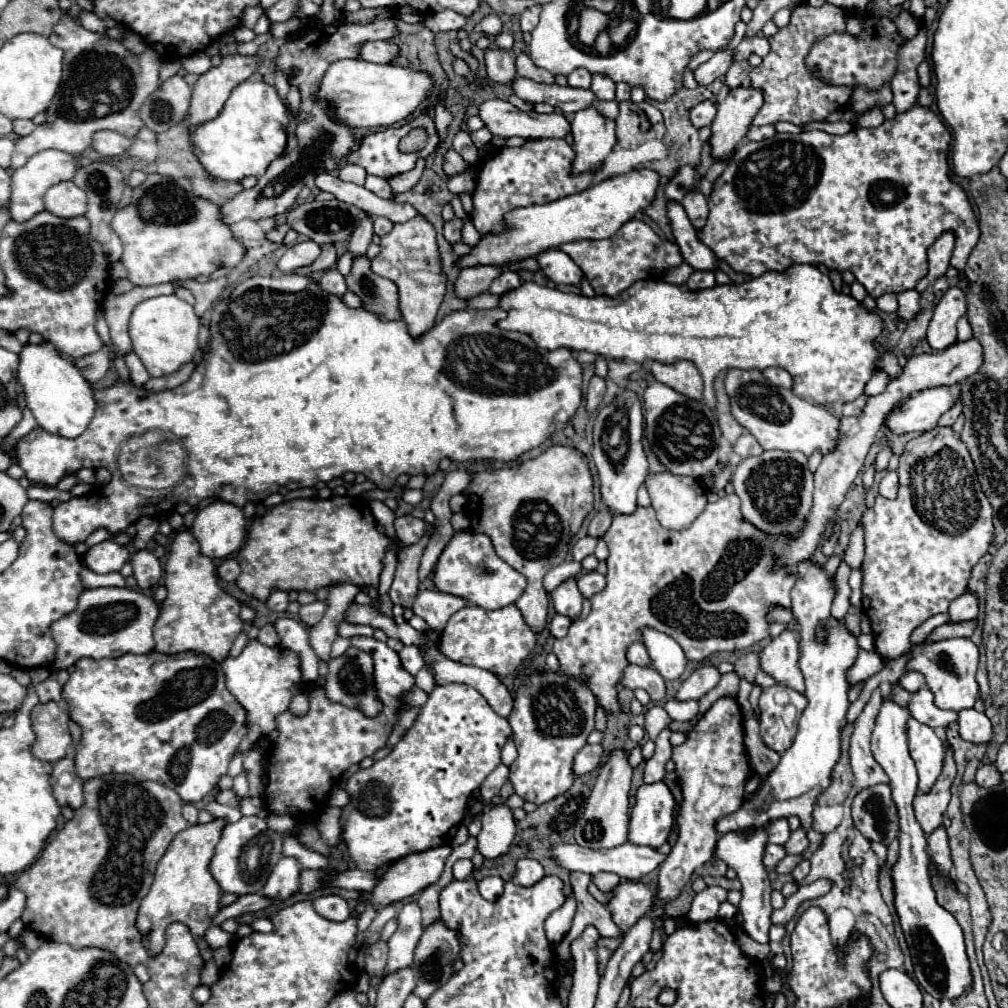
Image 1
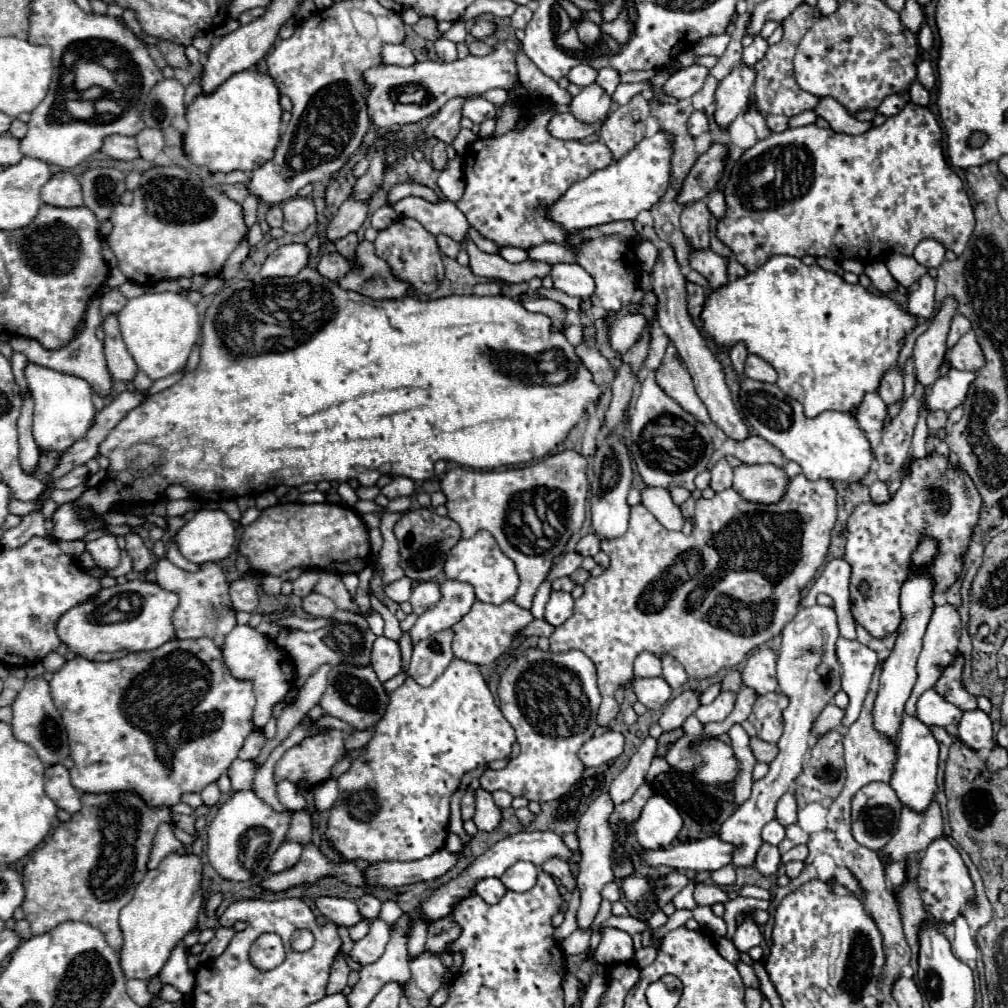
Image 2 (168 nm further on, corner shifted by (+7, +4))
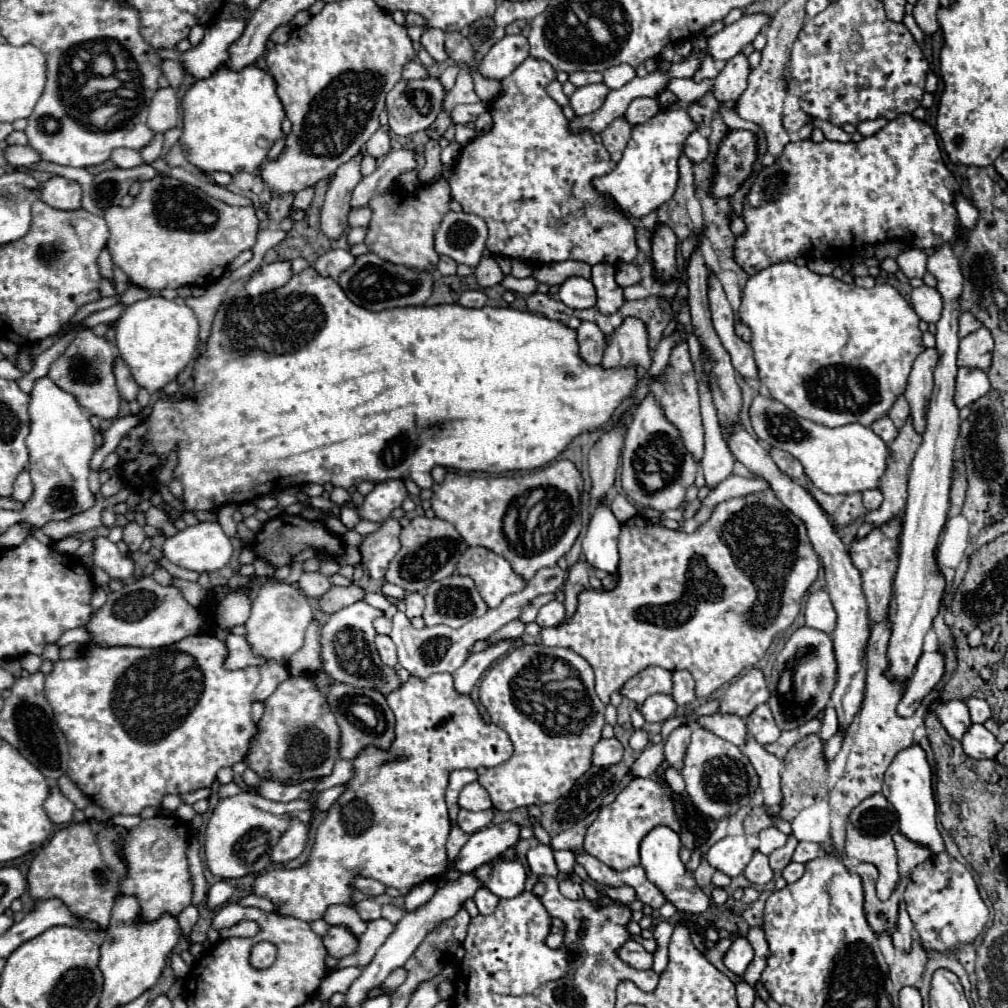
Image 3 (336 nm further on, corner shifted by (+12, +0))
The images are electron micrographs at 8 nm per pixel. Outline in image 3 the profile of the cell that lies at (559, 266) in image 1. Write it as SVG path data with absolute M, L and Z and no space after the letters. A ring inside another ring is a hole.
M572 276L570 280L564 280L560 284L558 296L568 308L574 308L574 310L592 308L596 304L596 290L594 290L594 286L592 286L590 280L582 278L582 276Z

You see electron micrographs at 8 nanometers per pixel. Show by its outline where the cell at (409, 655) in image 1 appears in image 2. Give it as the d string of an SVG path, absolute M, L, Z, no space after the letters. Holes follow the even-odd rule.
M447 578L439 584L439 590L441 590L439 602L427 612L423 612L415 626L411 628L413 642L423 640L435 632L441 632L443 628L451 628L471 610L473 602L477 600L473 586L467 582Z

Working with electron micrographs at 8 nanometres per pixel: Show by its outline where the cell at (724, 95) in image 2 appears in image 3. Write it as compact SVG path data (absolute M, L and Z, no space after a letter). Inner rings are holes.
M742 52L736 54L734 58L730 58L726 62L724 70L718 74L716 84L712 88L712 94L716 96L716 100L722 104L738 102L738 98L746 90L748 74L750 74L750 64Z

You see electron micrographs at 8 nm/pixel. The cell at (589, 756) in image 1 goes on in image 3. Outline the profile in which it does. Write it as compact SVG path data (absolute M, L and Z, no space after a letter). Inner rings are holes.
M602 738L592 752L594 766L612 766L618 764L624 756L624 746L616 738Z

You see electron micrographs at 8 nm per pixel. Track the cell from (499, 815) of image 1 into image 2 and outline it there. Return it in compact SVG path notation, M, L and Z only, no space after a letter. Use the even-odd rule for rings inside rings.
M477 788L475 790L475 806L477 806L477 812L475 812L473 820L475 820L477 828L485 830L485 832L495 830L501 822L501 810L495 806L491 792Z

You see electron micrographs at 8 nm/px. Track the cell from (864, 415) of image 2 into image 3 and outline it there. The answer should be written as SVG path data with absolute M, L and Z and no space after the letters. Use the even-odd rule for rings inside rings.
M882 416L882 420L874 420L874 424L870 424L872 432L878 434L886 444L890 444L896 438L896 428L892 424L892 420L888 416Z

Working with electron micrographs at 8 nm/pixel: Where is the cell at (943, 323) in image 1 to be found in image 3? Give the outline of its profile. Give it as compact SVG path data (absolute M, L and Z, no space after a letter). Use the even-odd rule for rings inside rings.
M926 348L912 364L912 372L908 376L908 384L906 384L906 392L904 398L910 404L910 416L914 420L914 428L916 432L924 432L926 428L926 408L928 408L928 400L932 394L932 386L934 386L934 368L938 362L938 350L936 348Z

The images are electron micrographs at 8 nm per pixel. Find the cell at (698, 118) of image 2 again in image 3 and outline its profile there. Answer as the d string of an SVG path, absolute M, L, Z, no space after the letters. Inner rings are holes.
M694 130L684 144L684 154L692 160L692 162L702 162L708 156L708 140L700 130Z

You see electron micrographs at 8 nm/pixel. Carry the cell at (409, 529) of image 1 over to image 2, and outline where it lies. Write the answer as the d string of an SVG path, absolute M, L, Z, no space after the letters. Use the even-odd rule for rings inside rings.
M421 508L407 512L395 524L395 536L399 542L399 566L413 582L429 582L443 574L443 566L451 548L461 540L461 528L455 520L439 516L433 508Z

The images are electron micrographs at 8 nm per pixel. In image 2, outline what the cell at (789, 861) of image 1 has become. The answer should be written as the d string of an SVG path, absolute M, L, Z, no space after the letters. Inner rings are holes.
M803 844L803 846L795 846L795 848L791 848L787 854L781 856L781 860L783 860L783 862L791 862L791 860L805 860L807 854L809 854L809 850L807 850L807 846Z

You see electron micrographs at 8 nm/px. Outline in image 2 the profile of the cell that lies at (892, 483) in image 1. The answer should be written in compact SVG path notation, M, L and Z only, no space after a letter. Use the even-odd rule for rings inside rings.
M877 480L877 482L873 482L873 486L869 490L871 490L871 502L883 504L883 502L889 500L889 490L887 490L887 484L885 482Z

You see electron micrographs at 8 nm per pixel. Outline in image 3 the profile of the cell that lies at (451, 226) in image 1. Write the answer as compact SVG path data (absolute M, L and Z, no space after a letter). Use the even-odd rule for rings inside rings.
M440 256L440 262L436 266L436 270L442 274L442 276L450 276L450 274L456 274L456 262L450 260L448 256Z

